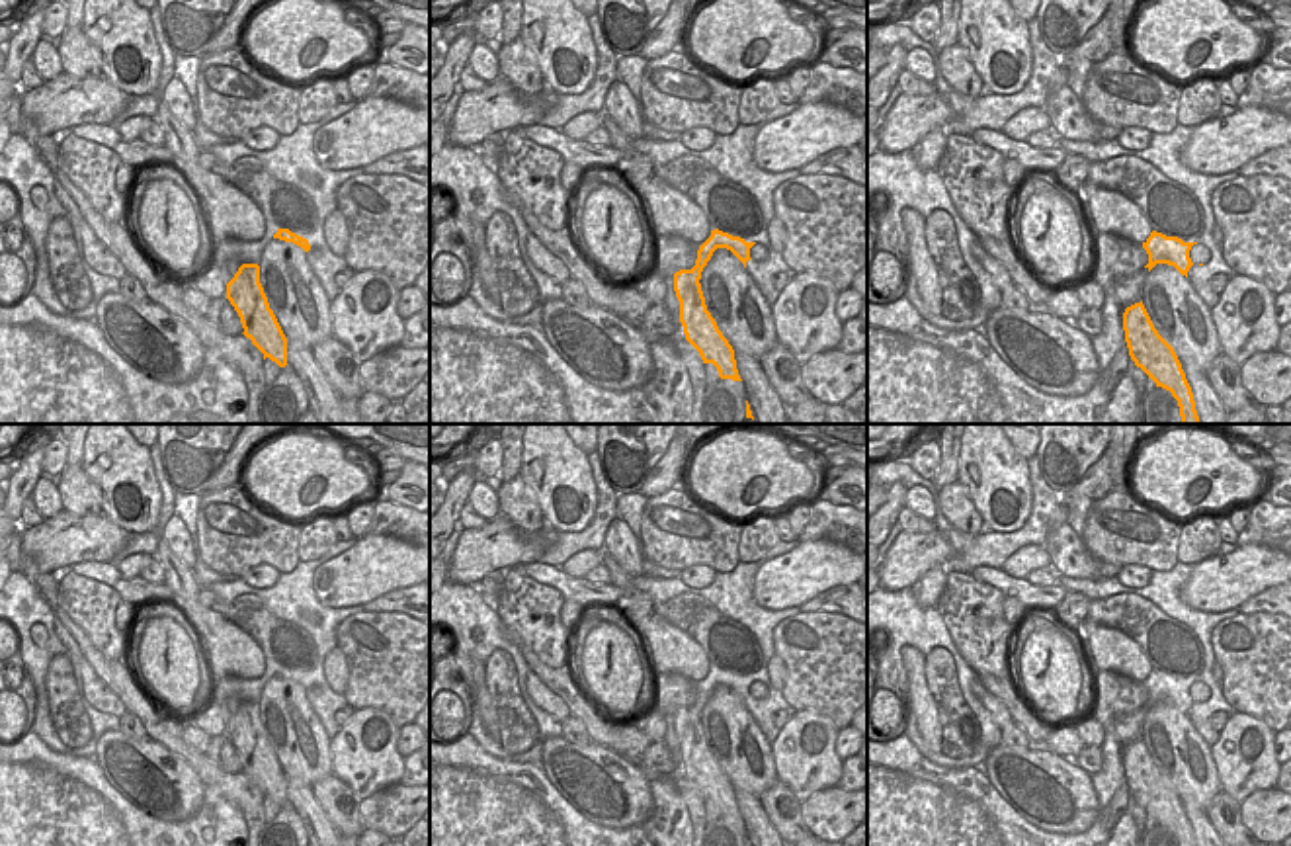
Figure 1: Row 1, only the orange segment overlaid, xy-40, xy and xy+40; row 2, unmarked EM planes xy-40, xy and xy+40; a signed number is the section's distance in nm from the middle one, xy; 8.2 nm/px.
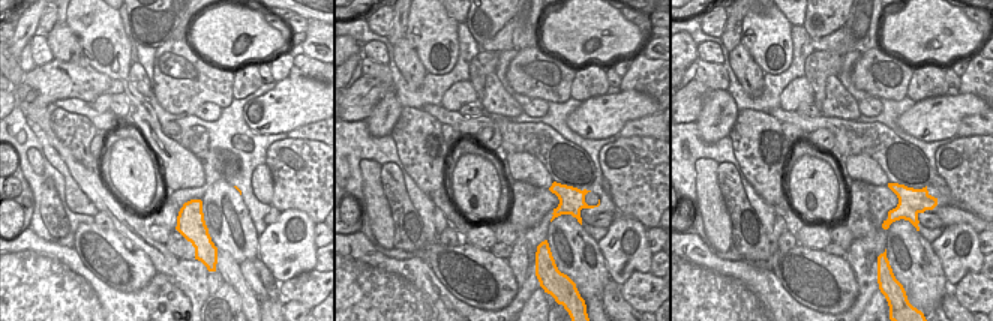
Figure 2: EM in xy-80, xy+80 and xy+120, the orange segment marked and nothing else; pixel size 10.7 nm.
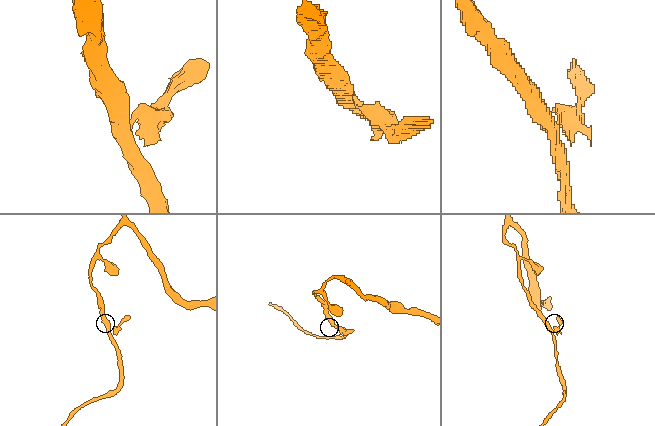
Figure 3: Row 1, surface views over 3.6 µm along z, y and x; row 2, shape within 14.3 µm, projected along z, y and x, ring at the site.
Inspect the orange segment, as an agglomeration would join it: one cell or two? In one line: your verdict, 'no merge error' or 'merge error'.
merge error

